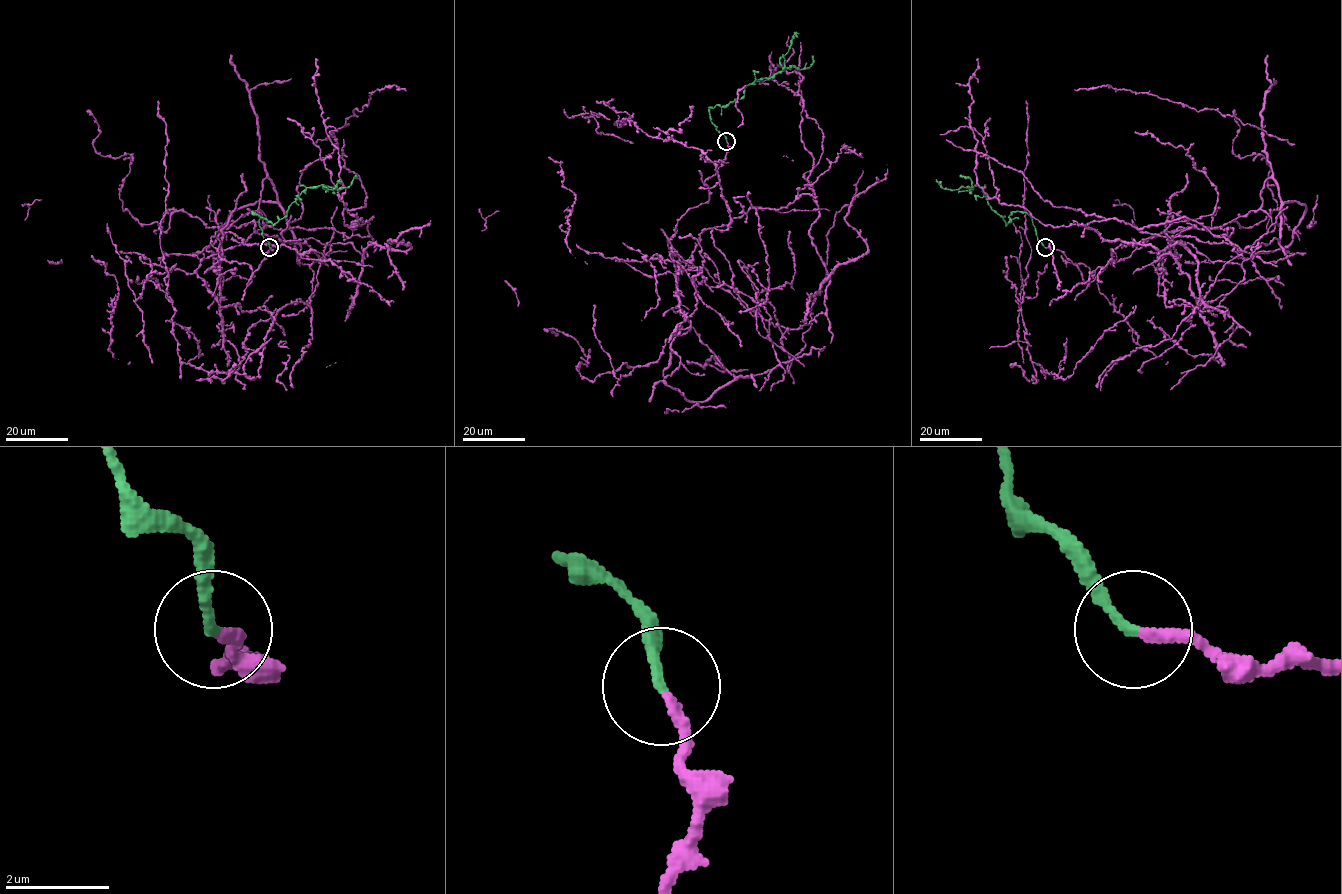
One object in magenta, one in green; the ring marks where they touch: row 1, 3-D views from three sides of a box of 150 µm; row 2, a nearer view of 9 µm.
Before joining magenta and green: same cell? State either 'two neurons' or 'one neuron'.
one neuron

